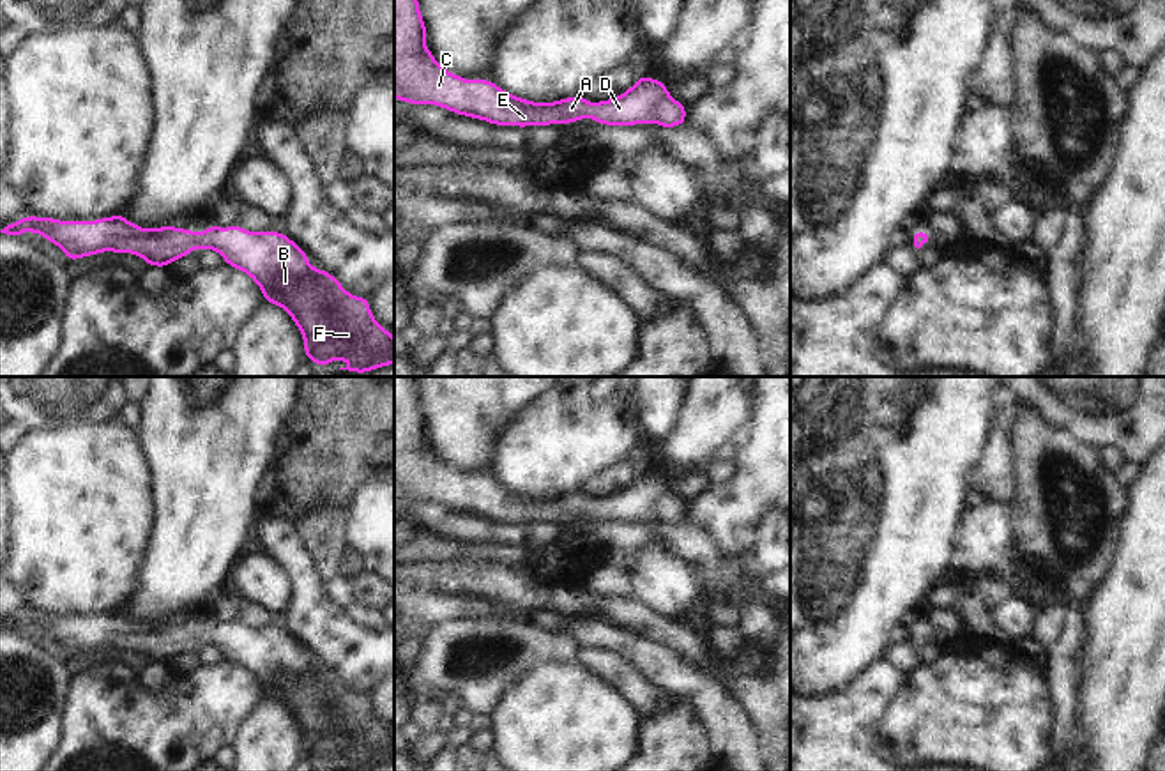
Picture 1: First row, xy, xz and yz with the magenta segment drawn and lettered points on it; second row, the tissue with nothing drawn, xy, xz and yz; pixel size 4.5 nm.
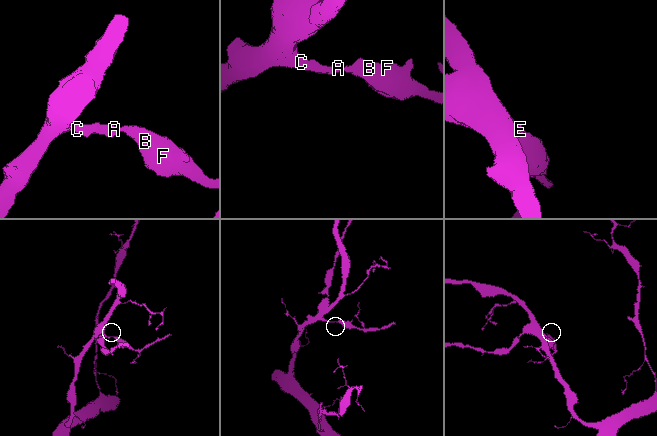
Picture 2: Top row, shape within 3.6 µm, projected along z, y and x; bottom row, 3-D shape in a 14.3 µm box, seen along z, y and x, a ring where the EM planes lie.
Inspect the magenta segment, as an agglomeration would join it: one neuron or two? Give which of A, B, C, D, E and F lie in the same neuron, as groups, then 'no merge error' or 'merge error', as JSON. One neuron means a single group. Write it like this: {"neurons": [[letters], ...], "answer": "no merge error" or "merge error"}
{"neurons": [["A", "B", "C", "D", "E", "F"]], "answer": "no merge error"}

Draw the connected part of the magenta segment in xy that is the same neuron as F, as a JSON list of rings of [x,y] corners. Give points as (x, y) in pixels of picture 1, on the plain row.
[[[124,610],[101,614],[95,617],[60,617],[55,614],[44,615],[39,612],[23,612],[18,619],[9,617],[9,621],[0,628],[7,631],[21,631],[23,628],[39,630],[65,649],[67,660],[78,654],[94,653],[95,649],[111,647],[133,649],[143,654],[147,661],[168,663],[171,658],[191,651],[194,644],[216,645],[223,653],[225,660],[253,674],[253,677],[262,684],[263,697],[283,704],[292,713],[304,734],[304,752],[313,760],[320,760],[327,766],[331,757],[346,755],[348,762],[339,766],[348,766],[352,769],[368,769],[387,760],[394,760],[394,734],[375,716],[369,706],[369,695],[348,690],[336,672],[324,665],[313,665],[308,658],[308,649],[285,630],[272,626],[255,630],[244,626],[240,621],[232,621],[228,624],[210,621],[200,630],[186,624],[175,624],[171,621],[164,621],[161,624],[141,624],[127,617]]]

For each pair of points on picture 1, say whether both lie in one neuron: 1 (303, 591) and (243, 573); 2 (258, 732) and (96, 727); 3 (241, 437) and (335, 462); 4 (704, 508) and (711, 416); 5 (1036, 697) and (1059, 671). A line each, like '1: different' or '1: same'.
1: different
2: different
3: different
4: different
5: different

